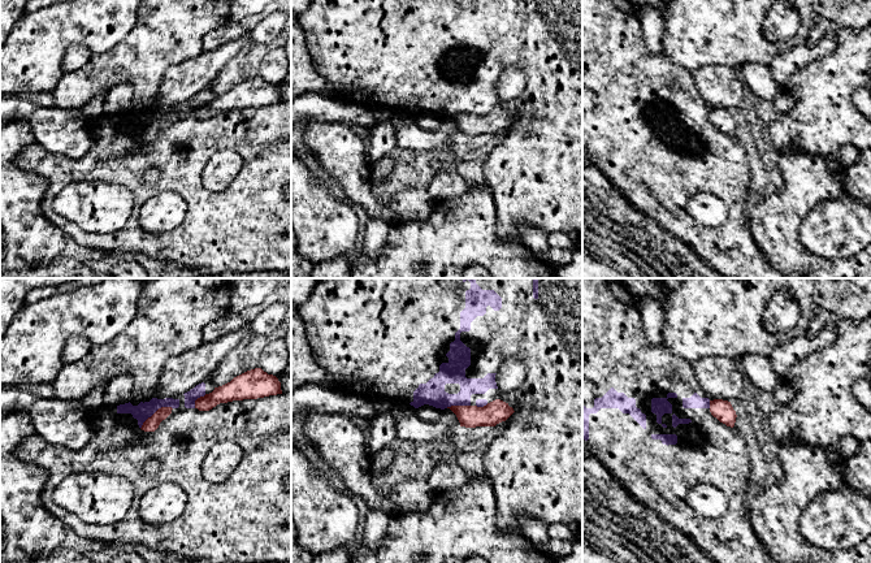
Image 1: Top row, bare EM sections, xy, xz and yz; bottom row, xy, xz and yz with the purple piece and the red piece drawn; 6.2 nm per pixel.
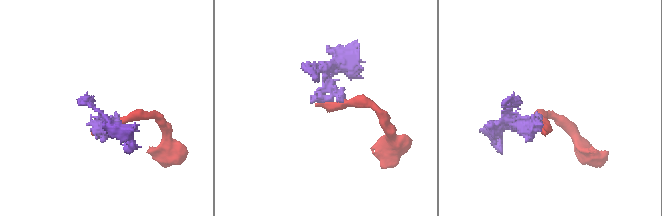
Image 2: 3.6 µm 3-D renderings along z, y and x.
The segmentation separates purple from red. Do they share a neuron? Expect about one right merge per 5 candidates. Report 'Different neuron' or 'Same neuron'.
Different neuron

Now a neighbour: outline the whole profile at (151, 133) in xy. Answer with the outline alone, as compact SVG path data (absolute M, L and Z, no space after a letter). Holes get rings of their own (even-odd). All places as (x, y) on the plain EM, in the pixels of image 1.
M172 116L159 117L151 126L148 126L143 131L140 138L144 140L155 140L159 137L160 131L172 122L172 118L173 118Z

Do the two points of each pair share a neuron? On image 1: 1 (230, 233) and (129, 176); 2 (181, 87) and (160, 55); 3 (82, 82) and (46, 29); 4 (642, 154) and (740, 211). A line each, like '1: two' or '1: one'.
1: one
2: two
3: two
4: one

